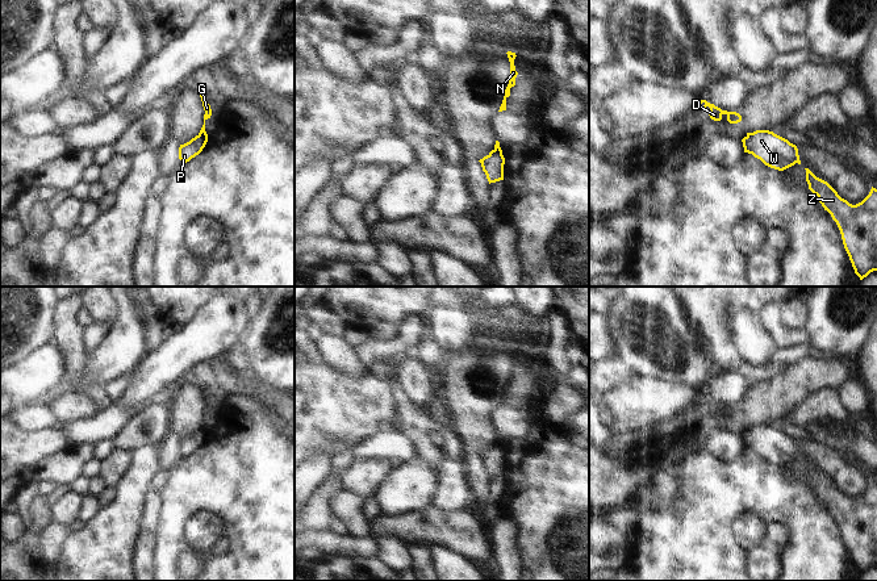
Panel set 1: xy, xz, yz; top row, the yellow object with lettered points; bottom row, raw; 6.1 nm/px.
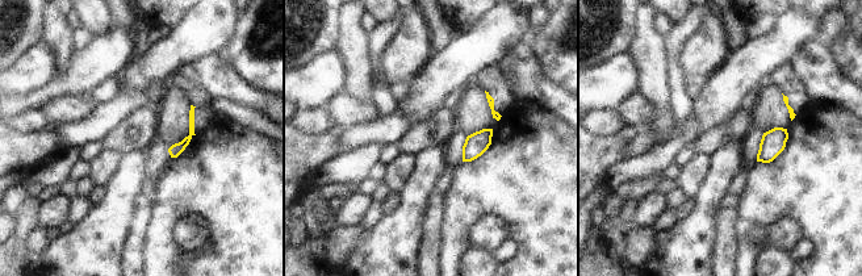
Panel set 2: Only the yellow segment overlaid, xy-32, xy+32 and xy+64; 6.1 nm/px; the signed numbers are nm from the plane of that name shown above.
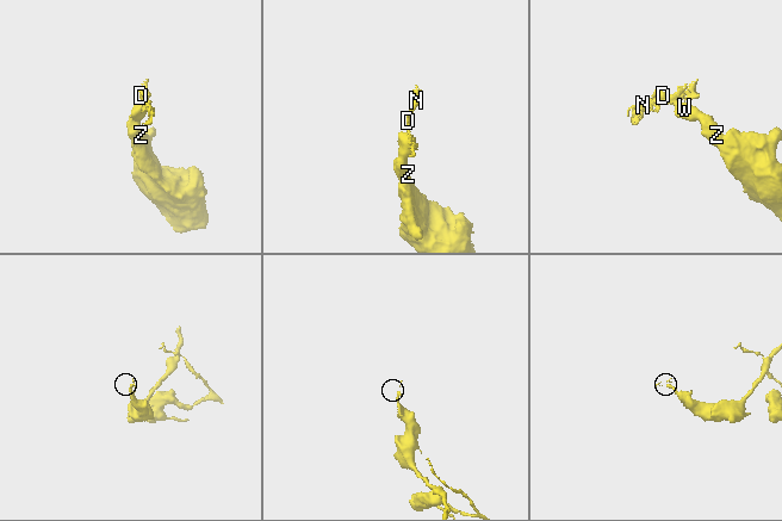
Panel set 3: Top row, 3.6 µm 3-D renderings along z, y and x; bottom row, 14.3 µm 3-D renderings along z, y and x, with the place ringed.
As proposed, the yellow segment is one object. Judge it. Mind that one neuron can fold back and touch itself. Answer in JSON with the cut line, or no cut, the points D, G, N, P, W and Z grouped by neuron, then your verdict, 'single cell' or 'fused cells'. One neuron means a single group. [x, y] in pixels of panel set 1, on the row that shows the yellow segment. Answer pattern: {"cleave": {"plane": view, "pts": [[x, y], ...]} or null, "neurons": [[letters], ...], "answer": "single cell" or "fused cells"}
{"cleave": {"plane": "xy", "pts": [[199, 134], [207, 137]]}, "neurons": [["D", "G", "N"], ["P", "W", "Z"]], "answer": "fused cells"}

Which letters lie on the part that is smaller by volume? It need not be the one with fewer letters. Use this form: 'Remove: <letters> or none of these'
Remove: D, G, N

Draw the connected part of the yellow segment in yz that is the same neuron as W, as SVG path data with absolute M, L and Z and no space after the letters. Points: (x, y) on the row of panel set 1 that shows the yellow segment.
M756 130L742 139L744 152L752 154L765 166L784 171L801 164L798 149L788 139L769 130Z

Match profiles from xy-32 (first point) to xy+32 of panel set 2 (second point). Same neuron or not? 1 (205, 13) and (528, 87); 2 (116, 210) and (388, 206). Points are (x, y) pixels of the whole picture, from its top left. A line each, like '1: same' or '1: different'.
1: different
2: different

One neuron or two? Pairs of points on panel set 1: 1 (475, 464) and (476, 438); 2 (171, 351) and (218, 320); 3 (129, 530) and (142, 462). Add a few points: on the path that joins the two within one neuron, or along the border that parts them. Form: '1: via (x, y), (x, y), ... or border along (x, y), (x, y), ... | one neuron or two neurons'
1: border along (463, 447), (477, 455) | two neurons
2: via (183, 348), (196, 342), (207, 331) | one neuron
3: via (129, 513), (129, 494), (137, 479) | one neuron

